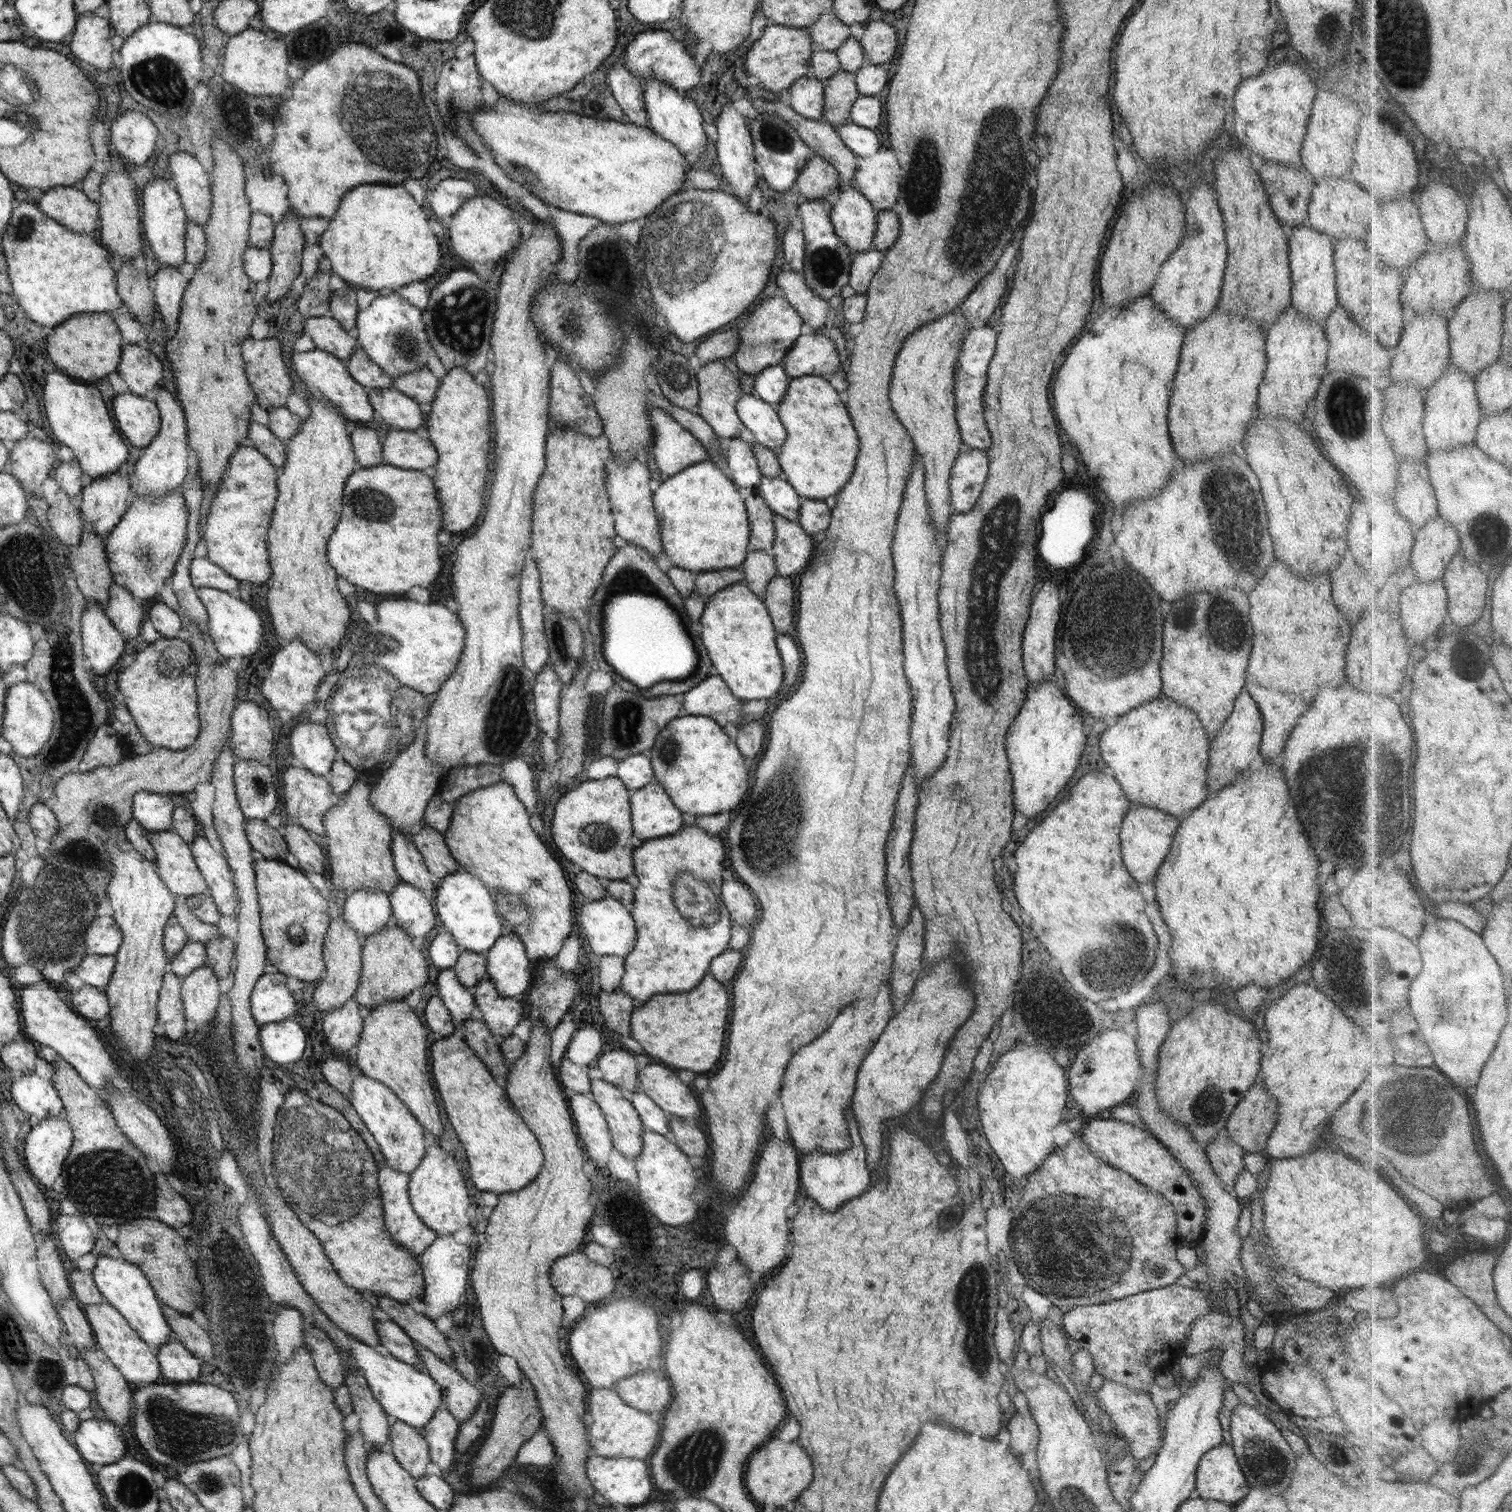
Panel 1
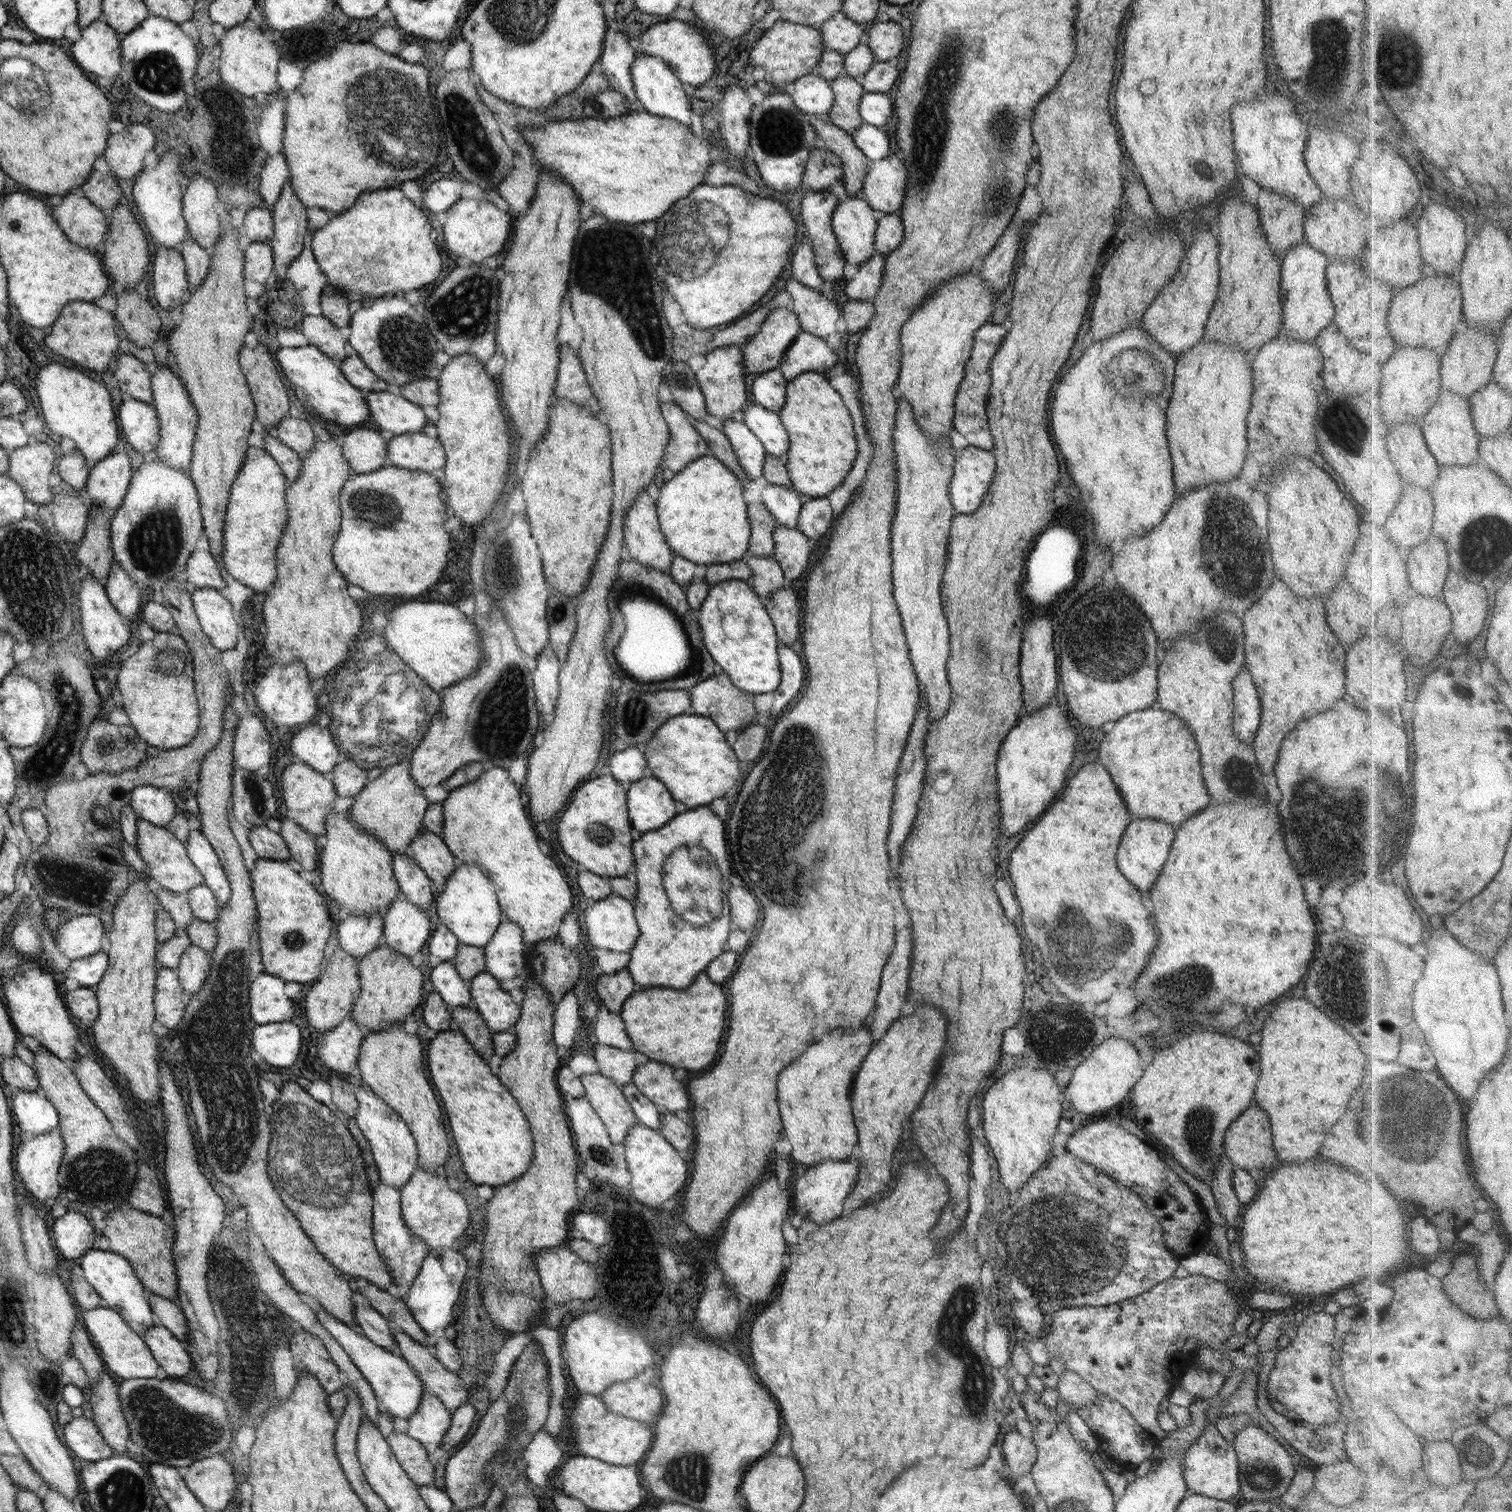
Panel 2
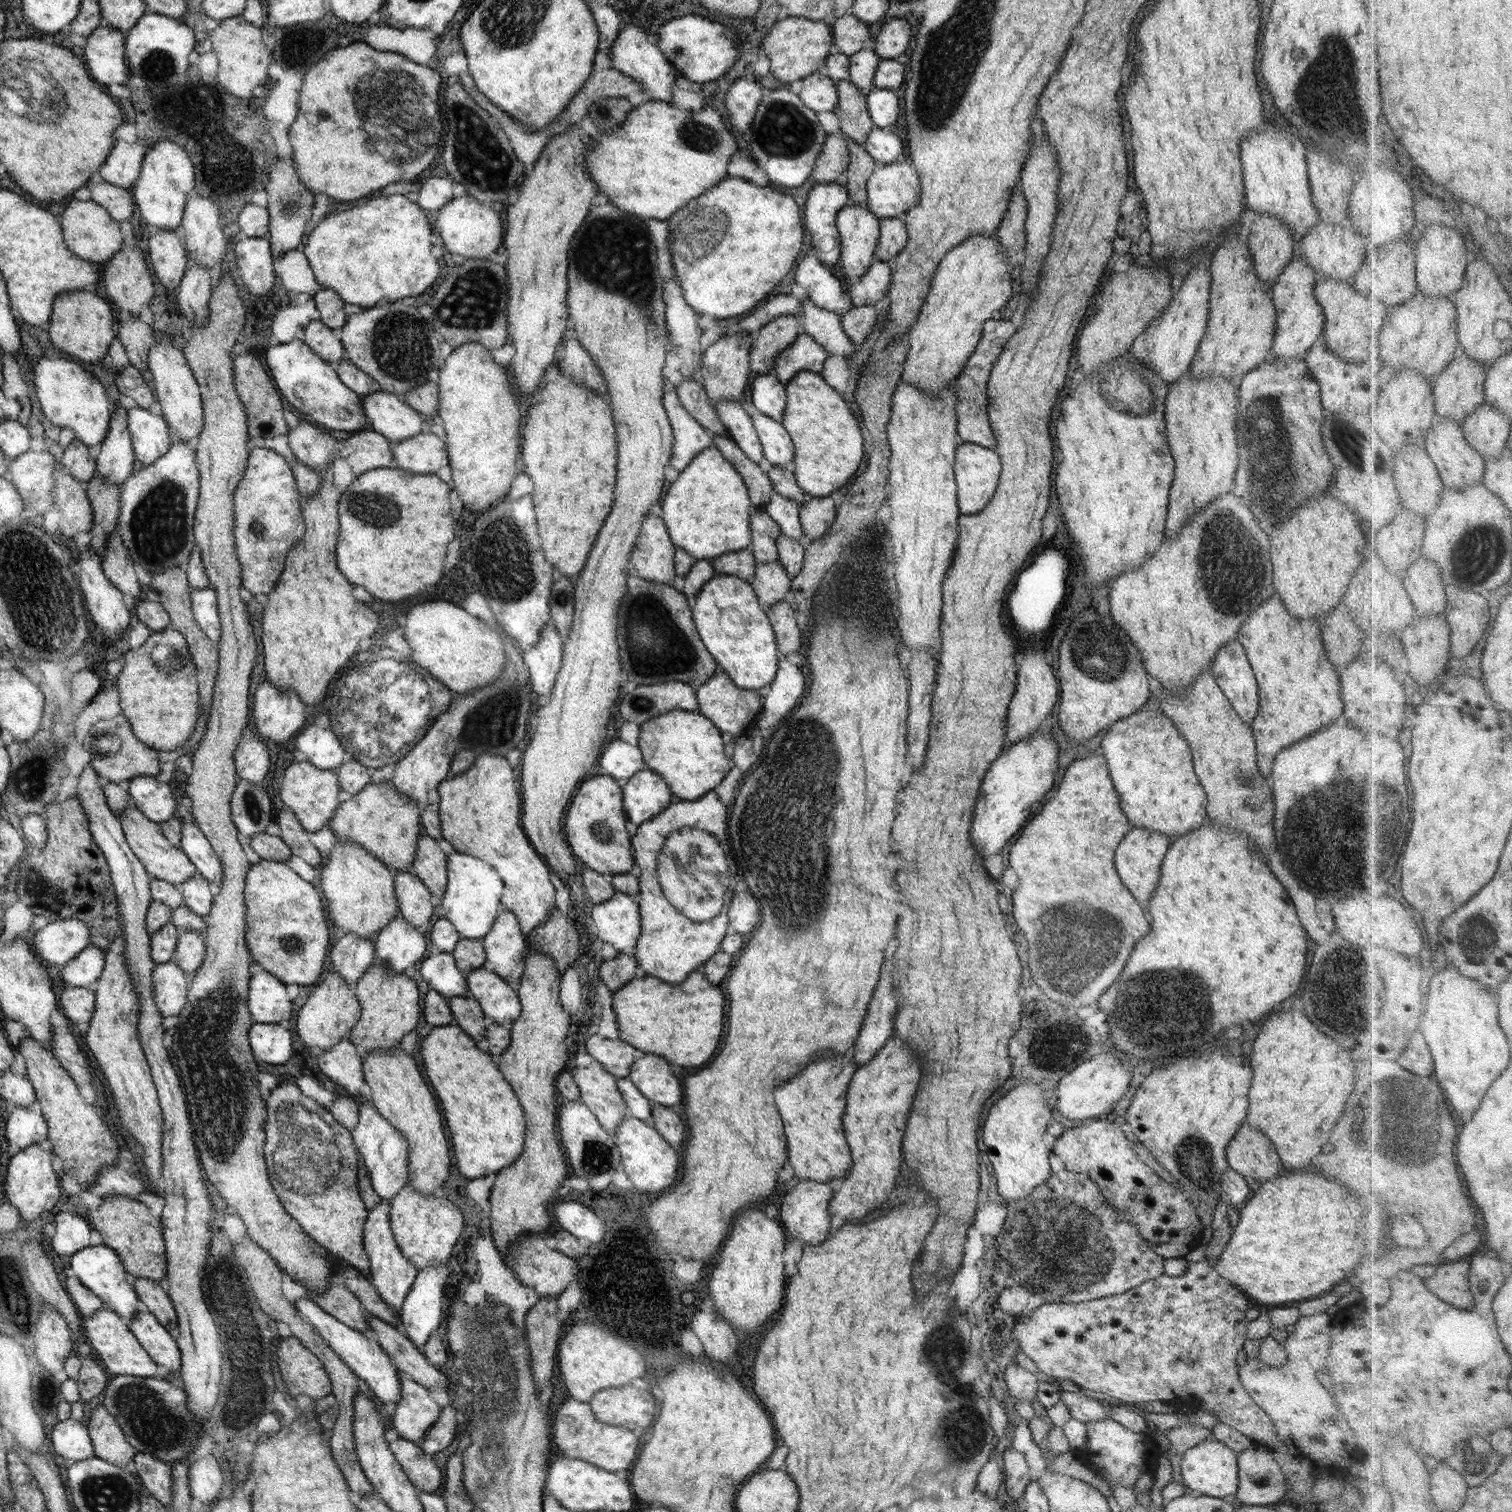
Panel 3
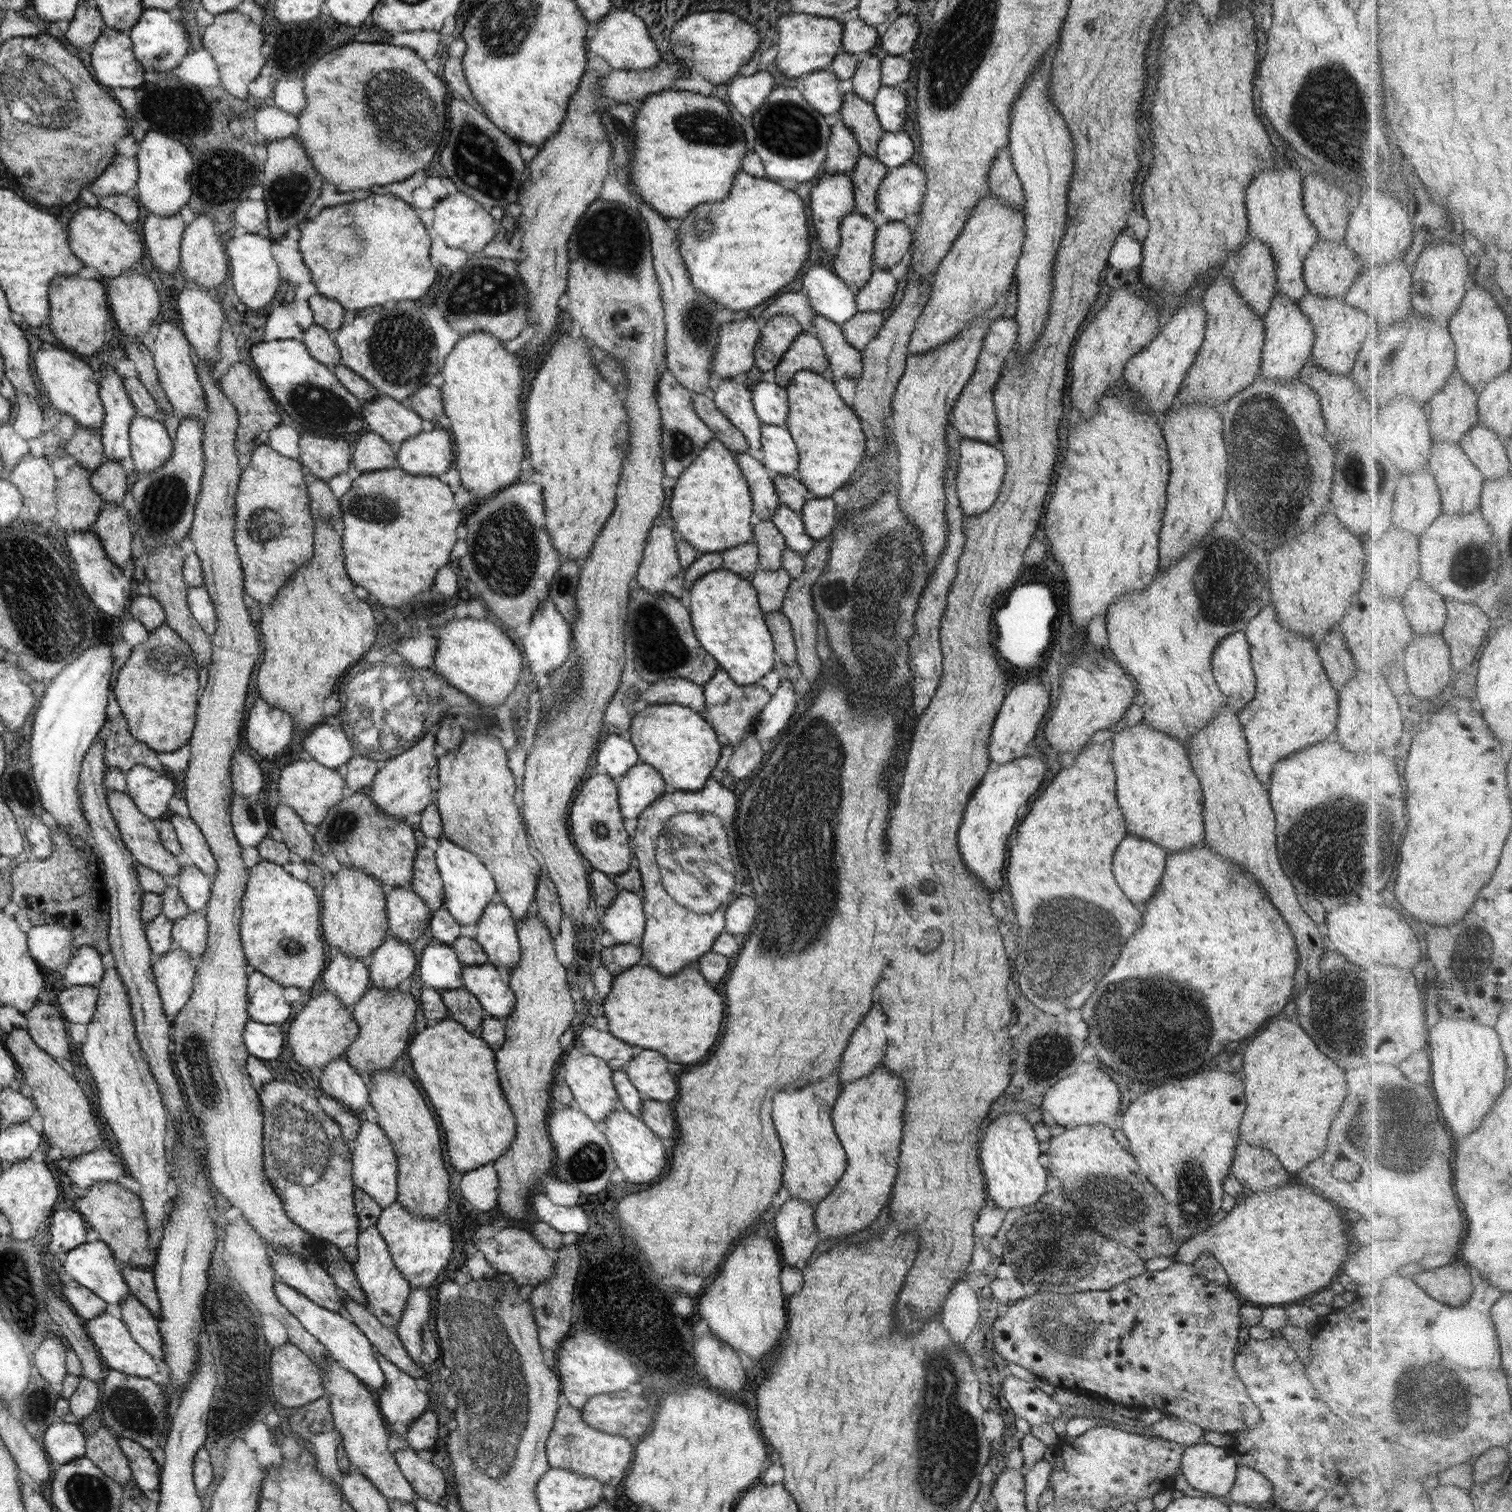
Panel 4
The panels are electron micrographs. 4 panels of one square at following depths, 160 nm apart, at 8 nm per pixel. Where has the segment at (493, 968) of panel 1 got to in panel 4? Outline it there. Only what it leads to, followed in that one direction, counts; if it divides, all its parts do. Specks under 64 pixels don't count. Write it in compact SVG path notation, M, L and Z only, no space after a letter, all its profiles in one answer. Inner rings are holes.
M500 901L488 905L475 927L475 939L487 954L489 965L512 969L518 964L522 947L519 945L517 921L506 904Z

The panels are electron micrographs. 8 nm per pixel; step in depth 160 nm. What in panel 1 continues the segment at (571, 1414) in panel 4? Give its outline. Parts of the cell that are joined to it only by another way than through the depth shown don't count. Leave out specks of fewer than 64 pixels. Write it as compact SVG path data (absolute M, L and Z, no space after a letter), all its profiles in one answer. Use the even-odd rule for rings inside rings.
M592 1388L588 1395L589 1443L593 1454L602 1458L635 1458L644 1460L655 1451L661 1441L657 1416L642 1413L628 1406L614 1388Z

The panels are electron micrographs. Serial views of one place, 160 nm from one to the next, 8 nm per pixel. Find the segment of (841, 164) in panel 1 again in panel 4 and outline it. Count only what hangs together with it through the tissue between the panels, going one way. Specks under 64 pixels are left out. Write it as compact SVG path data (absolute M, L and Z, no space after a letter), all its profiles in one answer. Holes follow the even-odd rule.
M864 153L858 156L854 169L847 174L854 188L854 213L873 219L878 212L876 191L886 174L887 168L878 160Z

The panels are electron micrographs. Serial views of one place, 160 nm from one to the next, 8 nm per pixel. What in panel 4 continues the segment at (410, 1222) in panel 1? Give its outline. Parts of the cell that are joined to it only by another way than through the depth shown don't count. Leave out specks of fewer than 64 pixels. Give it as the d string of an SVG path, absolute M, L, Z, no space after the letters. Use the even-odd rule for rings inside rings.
M375 1224L359 1234L358 1254L353 1268L360 1288L365 1292L367 1309L376 1315L384 1326L396 1330L408 1305L408 1297L412 1291L411 1283L396 1267L395 1260L391 1257L390 1247Z

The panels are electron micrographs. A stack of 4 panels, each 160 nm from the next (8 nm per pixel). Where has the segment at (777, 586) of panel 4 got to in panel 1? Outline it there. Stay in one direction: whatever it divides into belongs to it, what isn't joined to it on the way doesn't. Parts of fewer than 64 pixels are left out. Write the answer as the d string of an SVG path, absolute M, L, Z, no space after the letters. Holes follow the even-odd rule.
M760 550L749 551L740 565L744 572L744 584L754 593L762 596L768 583L778 575L775 558Z

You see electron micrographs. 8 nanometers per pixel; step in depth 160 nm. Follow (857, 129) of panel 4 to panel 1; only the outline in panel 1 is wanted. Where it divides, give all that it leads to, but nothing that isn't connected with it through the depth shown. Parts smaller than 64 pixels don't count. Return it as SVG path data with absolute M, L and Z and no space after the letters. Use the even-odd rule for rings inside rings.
M840 71L823 81L823 116L834 127L848 124L852 103L859 97L855 73Z

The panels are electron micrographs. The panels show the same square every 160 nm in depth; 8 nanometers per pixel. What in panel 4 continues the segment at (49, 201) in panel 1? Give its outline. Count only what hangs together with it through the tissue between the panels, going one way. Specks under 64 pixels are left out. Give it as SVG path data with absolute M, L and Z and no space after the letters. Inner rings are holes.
M85 206L72 215L68 225L67 239L75 254L83 259L85 266L98 270L99 276L109 280L121 276L128 270L134 270L142 260L142 242L140 236L124 224L119 215L100 207Z

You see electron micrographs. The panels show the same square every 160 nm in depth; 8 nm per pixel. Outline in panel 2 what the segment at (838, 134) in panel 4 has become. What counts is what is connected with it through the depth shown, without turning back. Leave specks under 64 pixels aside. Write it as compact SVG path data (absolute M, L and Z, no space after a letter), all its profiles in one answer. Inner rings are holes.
M813 147L804 164L802 189L804 191L826 191L832 185L843 181L843 168L840 158L831 150Z

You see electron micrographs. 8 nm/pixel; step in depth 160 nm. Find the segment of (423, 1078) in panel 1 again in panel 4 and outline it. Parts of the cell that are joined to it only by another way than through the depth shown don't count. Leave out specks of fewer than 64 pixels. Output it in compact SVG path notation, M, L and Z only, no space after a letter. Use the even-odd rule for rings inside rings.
M377 1070L368 1080L369 1099L378 1114L378 1124L396 1150L399 1160L398 1201L415 1216L438 1218L450 1202L450 1182L442 1160L442 1140L434 1112L428 1108L418 1086L406 1076L396 1076L395 1070Z

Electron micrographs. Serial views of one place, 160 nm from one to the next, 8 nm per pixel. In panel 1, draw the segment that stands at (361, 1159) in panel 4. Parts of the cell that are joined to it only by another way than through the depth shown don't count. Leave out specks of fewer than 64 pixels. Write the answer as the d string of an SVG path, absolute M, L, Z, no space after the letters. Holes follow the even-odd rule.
M362 1074L353 1077L351 1095L348 1099L358 1113L358 1117L364 1122L366 1129L374 1136L386 1164L391 1166L392 1170L412 1174L419 1168L420 1162L425 1158L424 1134L426 1134L426 1129L420 1125L416 1116L397 1097L391 1087L384 1086L383 1082Z

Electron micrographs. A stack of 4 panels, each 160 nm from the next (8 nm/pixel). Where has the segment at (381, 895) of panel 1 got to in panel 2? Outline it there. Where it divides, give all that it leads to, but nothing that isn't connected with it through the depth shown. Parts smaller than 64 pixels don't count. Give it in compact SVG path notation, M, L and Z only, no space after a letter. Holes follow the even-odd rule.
M383 912L372 914L343 915L336 930L338 942L344 952L353 956L359 963L367 954L386 944L383 938Z

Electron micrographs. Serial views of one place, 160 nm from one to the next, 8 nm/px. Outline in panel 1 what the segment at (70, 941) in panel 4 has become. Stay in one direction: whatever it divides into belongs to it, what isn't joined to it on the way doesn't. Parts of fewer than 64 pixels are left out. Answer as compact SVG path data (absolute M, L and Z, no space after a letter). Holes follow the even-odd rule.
M96 916L92 926L87 926L84 931L84 946L88 955L115 955L123 942L124 935L111 916Z

